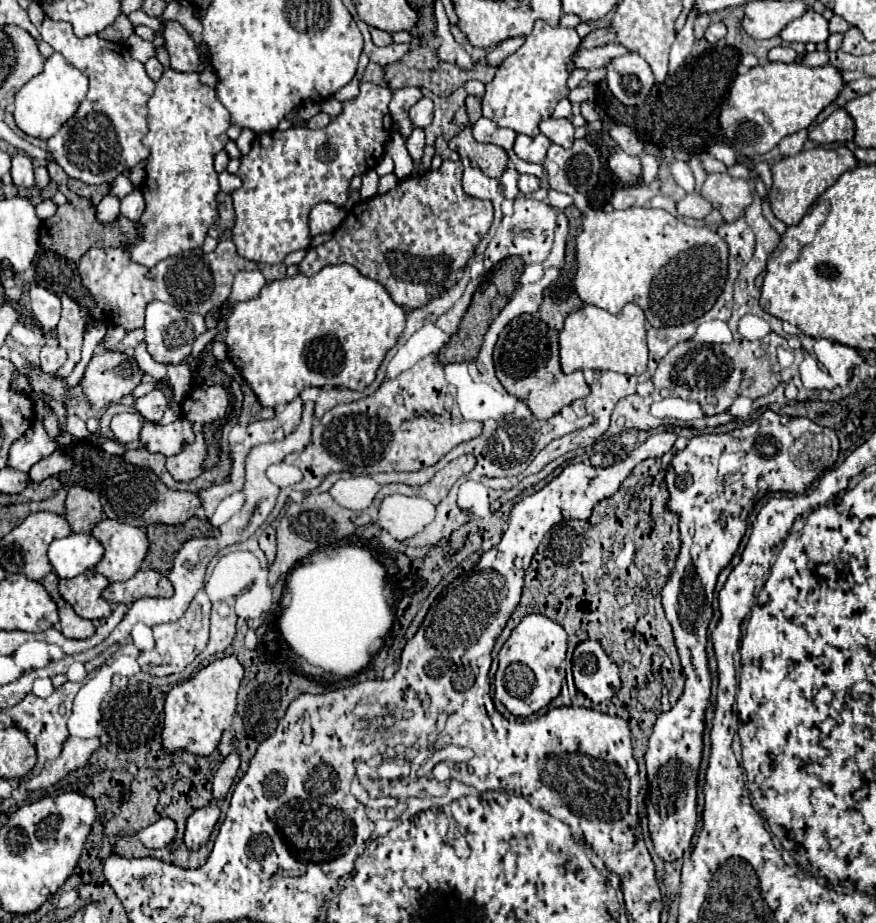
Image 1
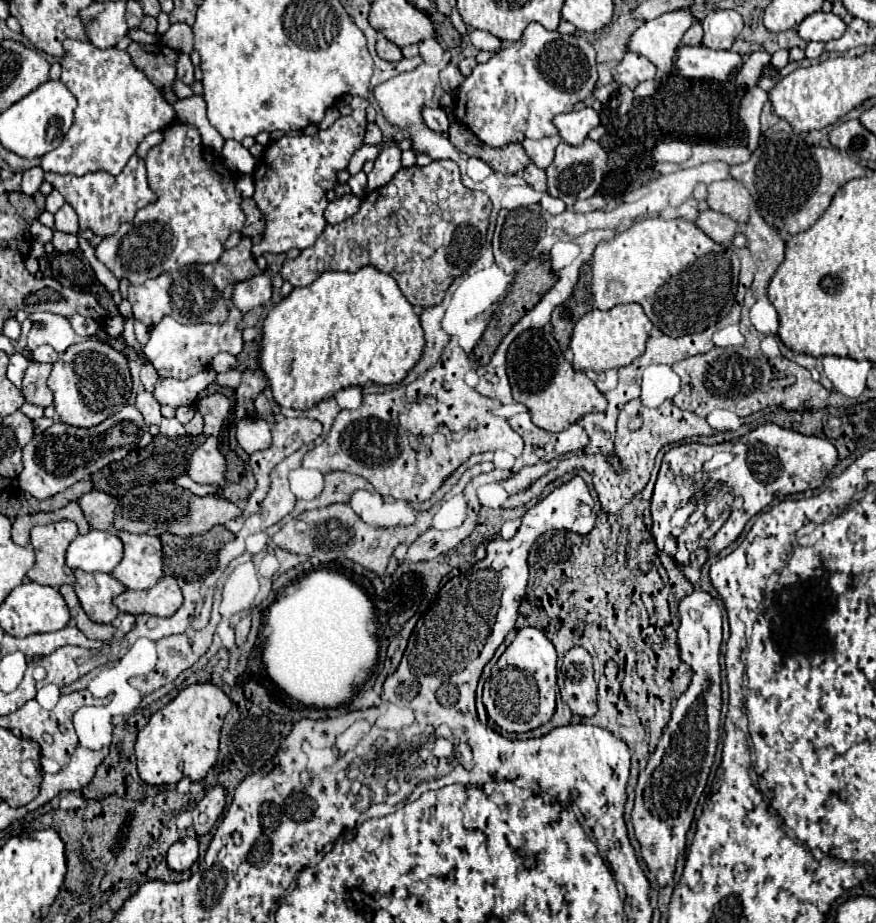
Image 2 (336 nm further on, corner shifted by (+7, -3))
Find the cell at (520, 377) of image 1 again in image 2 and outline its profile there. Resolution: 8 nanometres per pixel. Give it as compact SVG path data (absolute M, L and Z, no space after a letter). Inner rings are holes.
M527 329L509 345L507 375L513 399L523 403L531 413L531 421L545 431L563 431L583 415L605 411L607 407L603 393L585 373L573 371L547 329Z

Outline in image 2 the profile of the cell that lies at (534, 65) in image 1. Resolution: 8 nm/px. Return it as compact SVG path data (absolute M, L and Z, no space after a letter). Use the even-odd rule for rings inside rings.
M529 23L517 43L509 43L485 65L477 65L459 85L455 115L491 147L519 143L523 137L543 139L557 133L553 117L587 99L595 81L595 49L585 37L563 35L547 31L539 23Z

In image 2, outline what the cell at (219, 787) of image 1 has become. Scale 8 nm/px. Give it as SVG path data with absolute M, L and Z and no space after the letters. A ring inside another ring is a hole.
M215 785L205 793L201 801L197 801L197 805L191 811L197 835L205 835L215 825L215 821L223 813L223 807L225 807L225 789L221 785Z

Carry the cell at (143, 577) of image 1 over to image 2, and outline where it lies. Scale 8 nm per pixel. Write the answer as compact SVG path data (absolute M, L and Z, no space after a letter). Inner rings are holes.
M163 575L159 583L149 589L141 589L141 591L125 589L119 597L113 599L113 603L123 613L131 613L131 615L149 613L149 615L169 617L177 611L177 607L181 605L181 599L183 595L177 581L169 575Z

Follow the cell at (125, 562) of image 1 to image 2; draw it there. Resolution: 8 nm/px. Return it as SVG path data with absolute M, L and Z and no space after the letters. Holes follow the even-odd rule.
M117 531L123 543L123 559L113 569L113 577L121 581L127 589L147 589L153 587L163 575L161 563L161 541L151 535L135 535L127 531Z

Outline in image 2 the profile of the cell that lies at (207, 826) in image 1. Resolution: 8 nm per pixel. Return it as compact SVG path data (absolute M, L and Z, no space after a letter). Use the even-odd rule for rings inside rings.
M185 837L185 839L179 839L177 843L173 843L169 847L167 865L175 871L185 871L197 861L197 855L199 855L197 839L195 837Z

